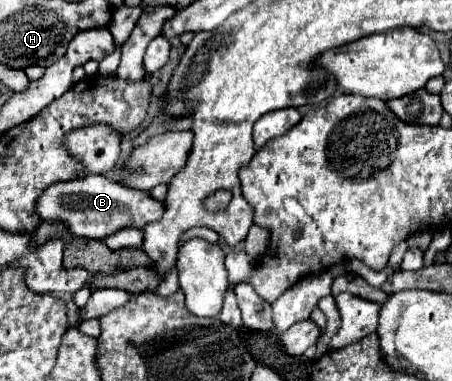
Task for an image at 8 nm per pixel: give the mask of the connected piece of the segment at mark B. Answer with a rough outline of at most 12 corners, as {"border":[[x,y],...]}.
{"border":[[104,175],[58,181],[42,221],[104,239],[158,221],[164,205]]}

